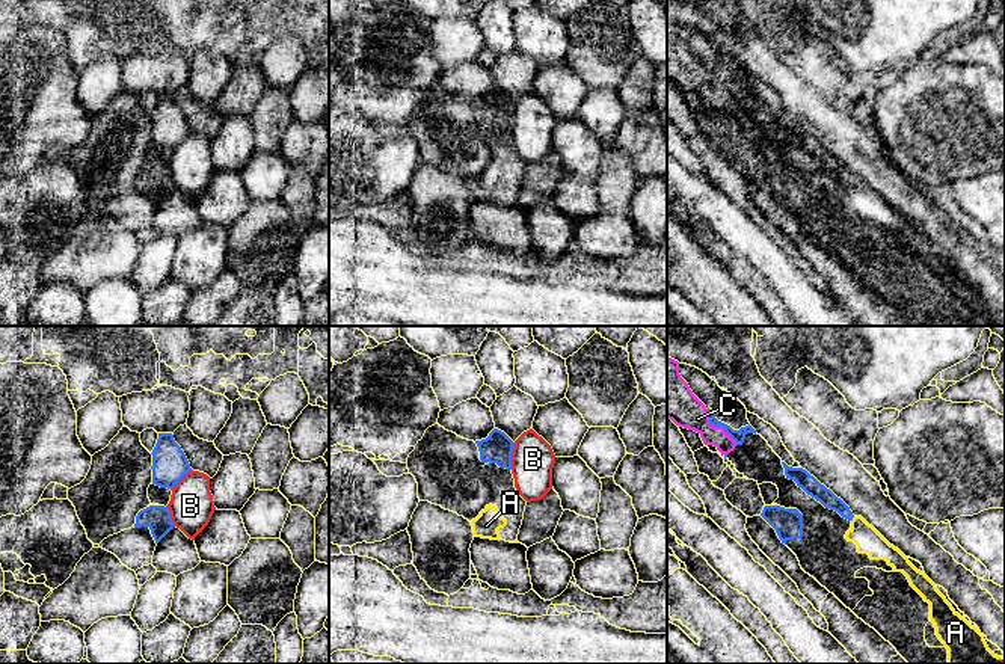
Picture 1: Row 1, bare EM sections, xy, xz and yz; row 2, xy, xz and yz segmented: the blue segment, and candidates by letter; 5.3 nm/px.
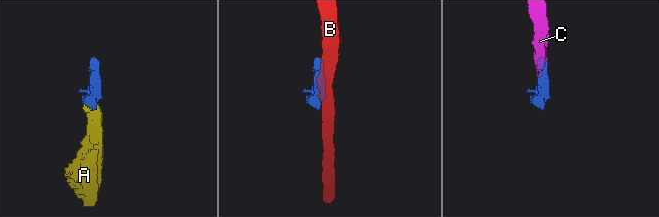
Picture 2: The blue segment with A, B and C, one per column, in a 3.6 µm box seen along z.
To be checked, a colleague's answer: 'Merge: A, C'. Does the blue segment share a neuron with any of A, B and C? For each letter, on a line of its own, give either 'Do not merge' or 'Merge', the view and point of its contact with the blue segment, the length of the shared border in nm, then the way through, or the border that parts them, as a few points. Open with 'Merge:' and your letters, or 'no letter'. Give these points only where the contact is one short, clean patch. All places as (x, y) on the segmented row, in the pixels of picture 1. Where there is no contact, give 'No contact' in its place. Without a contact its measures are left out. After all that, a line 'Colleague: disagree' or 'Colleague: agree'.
Merge: A, C
A: Merge. Touches blue at yz (851, 519). Shared border 40 nm. Path across: yz (815, 489), (838, 504), (851, 519), (868, 541)
B: Do not merge. Touches blue at xz (510, 456). Shared border 150 nm
C: Merge. Touches blue at yz (717, 426). Shared border 260 nm. Path across: yz (738, 436), (731, 436), (717, 426), (708, 426), (678, 403)
Colleague: agree

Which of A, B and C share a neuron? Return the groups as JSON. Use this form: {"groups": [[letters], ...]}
{"groups": [["A", "C"], ["B"]]}

